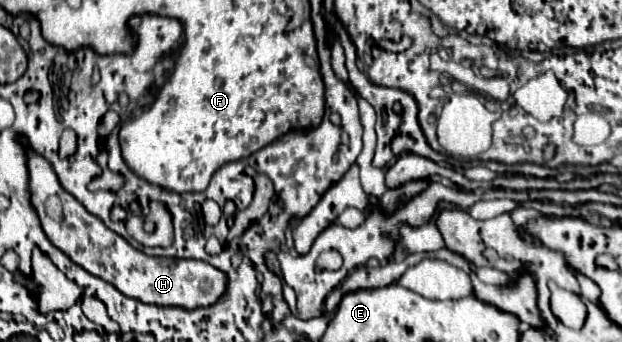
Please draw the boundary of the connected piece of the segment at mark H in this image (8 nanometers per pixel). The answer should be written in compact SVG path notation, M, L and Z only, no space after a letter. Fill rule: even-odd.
M20 135L20 145L26 153L26 165L30 175L30 203L38 213L40 225L46 237L64 251L76 265L88 273L112 283L120 293L142 301L146 305L158 307L182 307L194 311L198 307L210 307L226 293L228 275L214 265L198 259L170 259L170 257L148 257L146 253L134 249L124 237L110 231L98 217L90 215L82 203L78 203L70 193L62 193L62 185L52 169L52 165L38 155L28 141ZM50 195L58 195L62 201L62 219L54 221L46 215L44 203Z

